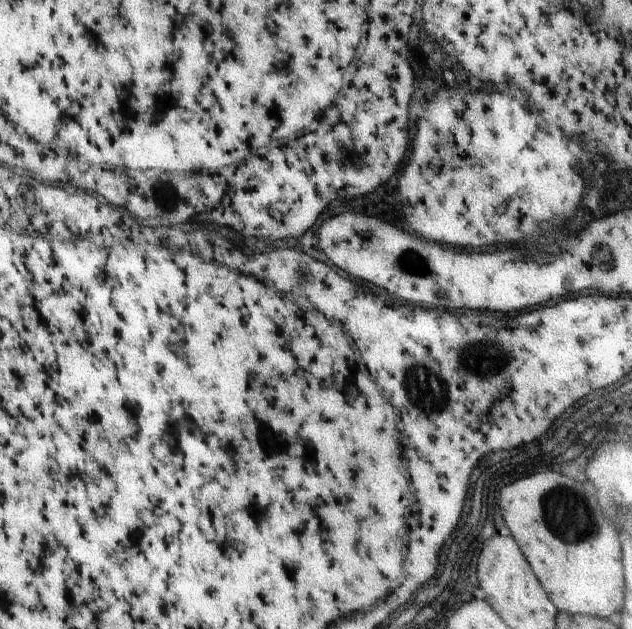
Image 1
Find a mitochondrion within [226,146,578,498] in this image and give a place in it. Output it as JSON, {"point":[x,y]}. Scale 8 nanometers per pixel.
{"point":[426,389]}

